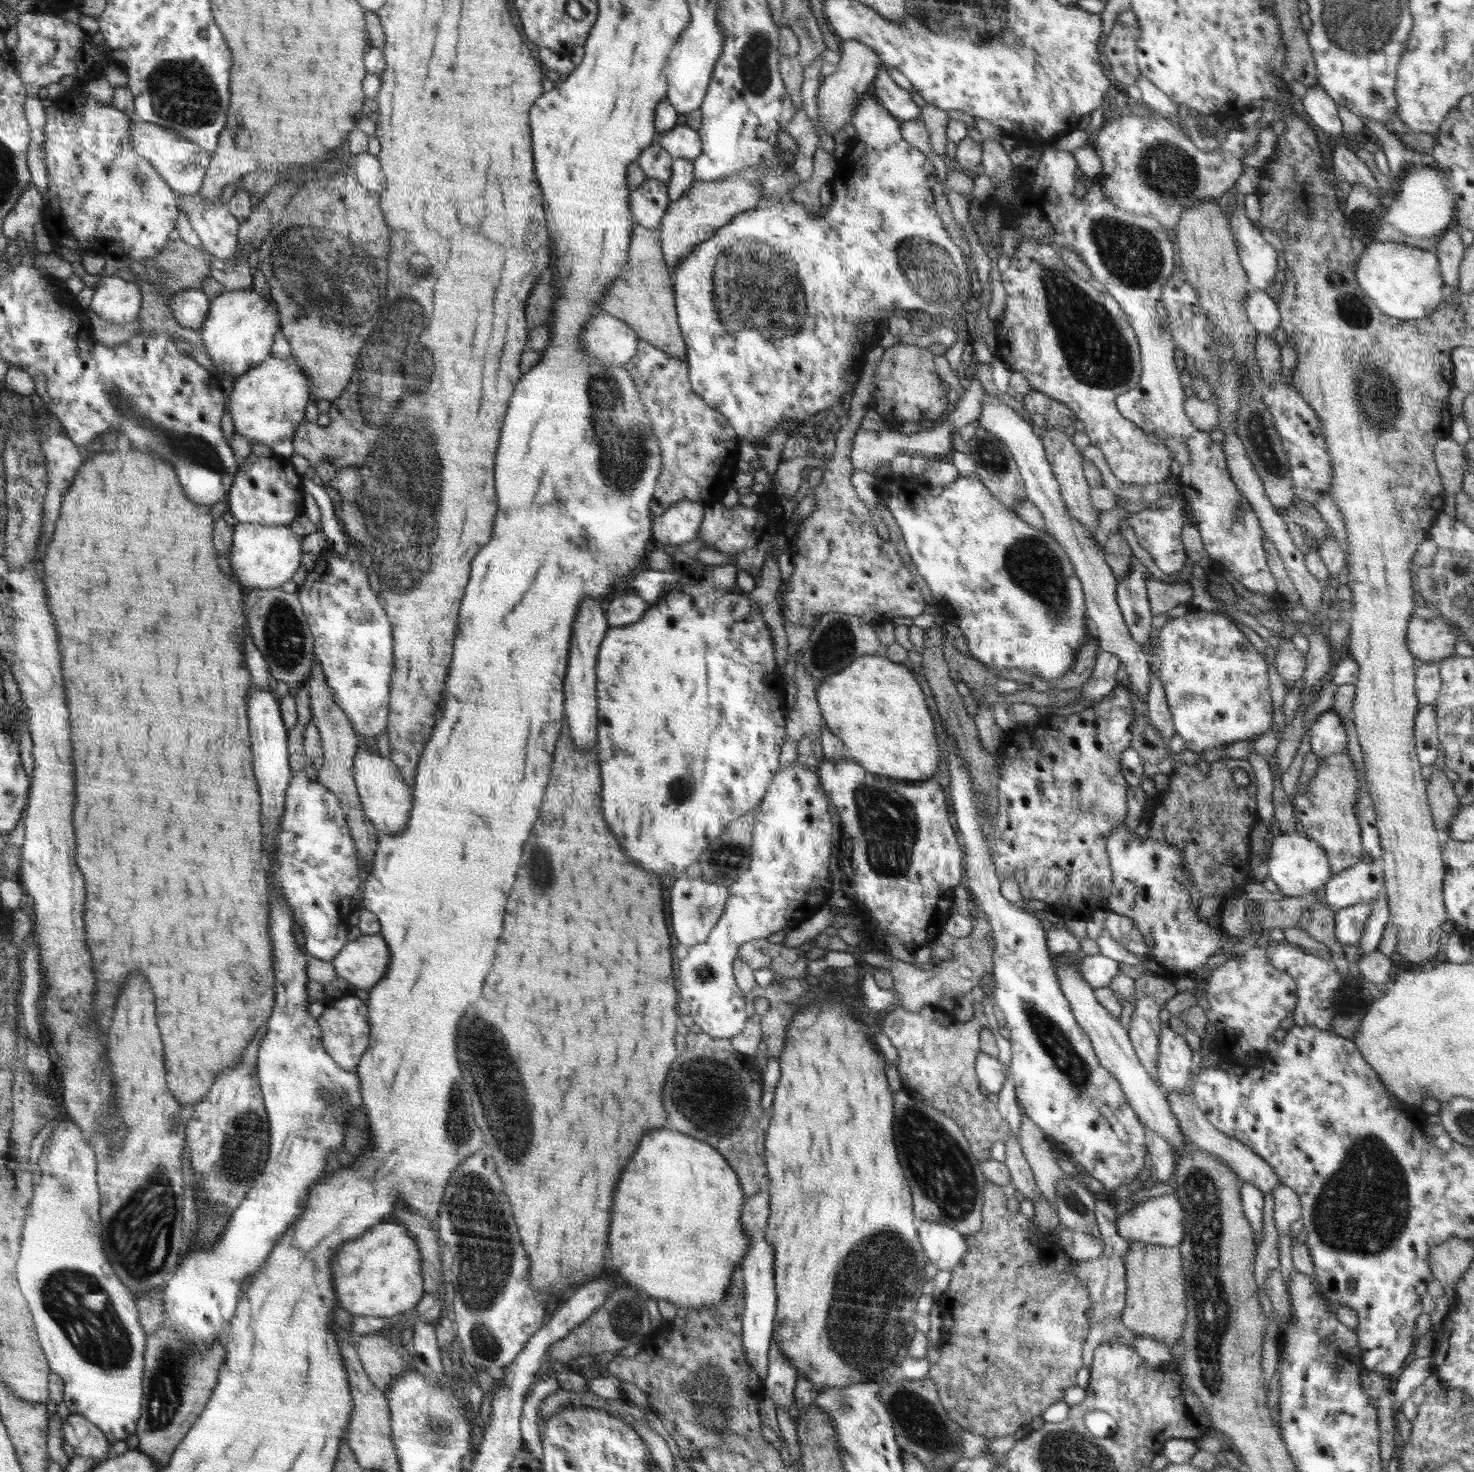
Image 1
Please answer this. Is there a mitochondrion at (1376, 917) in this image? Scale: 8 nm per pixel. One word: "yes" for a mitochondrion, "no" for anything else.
no

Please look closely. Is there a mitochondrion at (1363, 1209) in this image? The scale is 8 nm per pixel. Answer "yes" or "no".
yes

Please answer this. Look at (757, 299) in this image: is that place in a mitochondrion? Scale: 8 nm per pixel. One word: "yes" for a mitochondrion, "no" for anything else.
yes

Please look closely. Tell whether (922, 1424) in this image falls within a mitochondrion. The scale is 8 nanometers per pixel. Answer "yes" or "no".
yes

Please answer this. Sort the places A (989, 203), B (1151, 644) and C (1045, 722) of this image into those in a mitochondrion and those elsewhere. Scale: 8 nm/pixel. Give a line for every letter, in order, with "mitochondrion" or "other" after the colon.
A: other
B: other
C: other

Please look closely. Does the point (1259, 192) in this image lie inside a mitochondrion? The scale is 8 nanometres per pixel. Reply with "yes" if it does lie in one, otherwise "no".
no

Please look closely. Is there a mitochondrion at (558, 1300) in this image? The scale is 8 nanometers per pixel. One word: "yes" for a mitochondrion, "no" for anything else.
no

